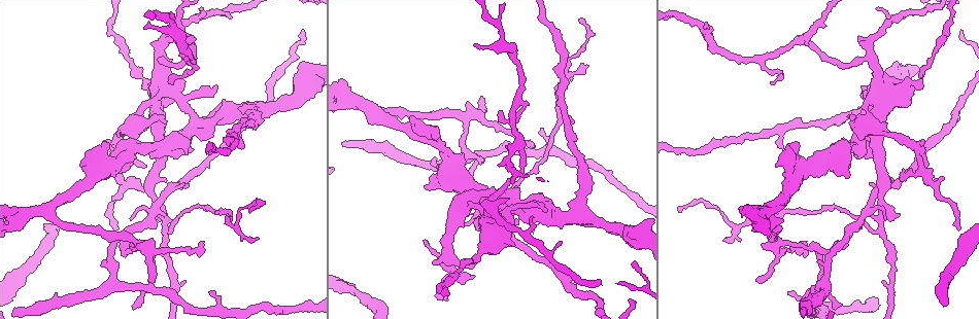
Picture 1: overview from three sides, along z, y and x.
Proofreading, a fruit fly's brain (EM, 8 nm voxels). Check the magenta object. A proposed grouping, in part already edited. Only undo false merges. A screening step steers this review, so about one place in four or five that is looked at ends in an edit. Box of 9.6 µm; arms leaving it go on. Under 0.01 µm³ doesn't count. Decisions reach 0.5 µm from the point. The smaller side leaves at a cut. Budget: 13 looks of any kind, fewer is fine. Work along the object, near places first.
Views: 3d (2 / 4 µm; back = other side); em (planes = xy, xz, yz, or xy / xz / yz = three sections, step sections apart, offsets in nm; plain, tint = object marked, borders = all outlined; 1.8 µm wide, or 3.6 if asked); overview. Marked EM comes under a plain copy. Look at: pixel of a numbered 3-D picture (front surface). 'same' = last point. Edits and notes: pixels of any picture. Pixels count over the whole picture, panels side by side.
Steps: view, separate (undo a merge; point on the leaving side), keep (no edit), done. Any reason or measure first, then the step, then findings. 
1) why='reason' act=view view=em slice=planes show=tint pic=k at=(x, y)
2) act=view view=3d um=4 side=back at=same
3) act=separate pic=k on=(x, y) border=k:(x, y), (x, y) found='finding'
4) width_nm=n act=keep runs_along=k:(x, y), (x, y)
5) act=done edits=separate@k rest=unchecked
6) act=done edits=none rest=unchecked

why='thick turns thin' act=view view=em slice=yz step=16 show=tint pic=1 at=(944, 275)

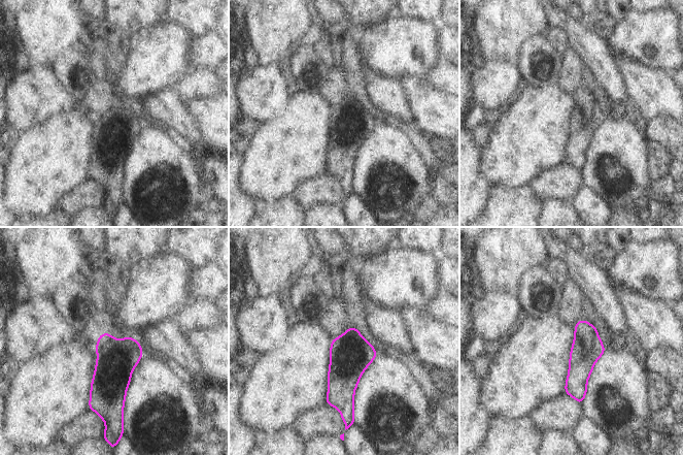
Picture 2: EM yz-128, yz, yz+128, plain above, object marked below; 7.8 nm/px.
why='cut it another way' act=view view=em slice=planes show=borders at=same

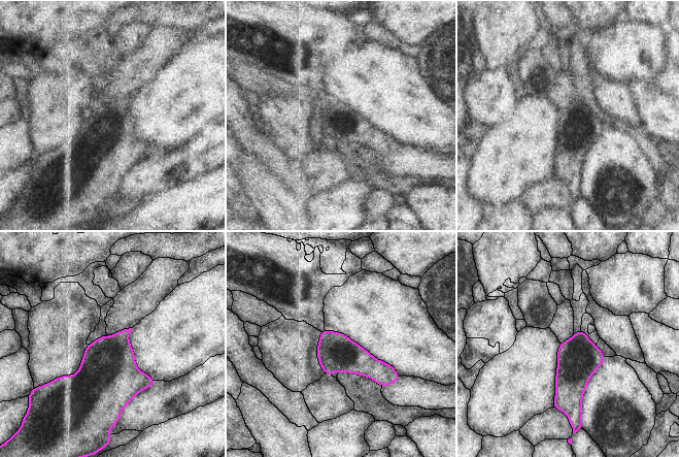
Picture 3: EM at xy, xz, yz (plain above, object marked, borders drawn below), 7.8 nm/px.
act=keep found='one neuron here'

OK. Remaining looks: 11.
why='looks like a crossing' act=view view=em um=3.6 slice=planes show=borders pic=1 at=(802, 171)

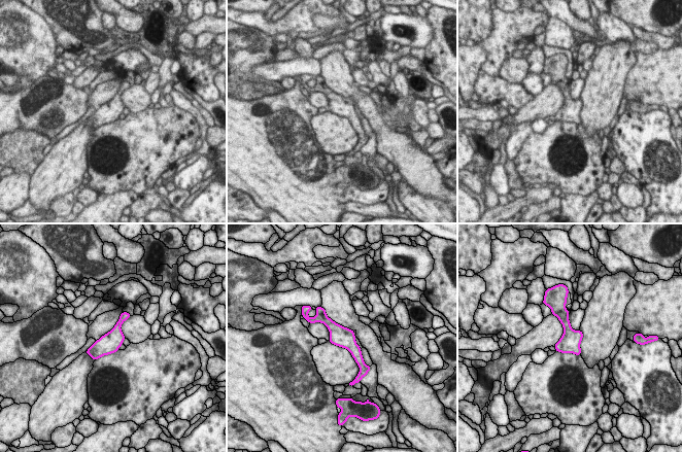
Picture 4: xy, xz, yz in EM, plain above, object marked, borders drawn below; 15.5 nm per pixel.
width_nm=320 act=keep found='all the same neuron'

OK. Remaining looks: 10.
act=view view=3d um=4 pic=1 at=(473, 160)

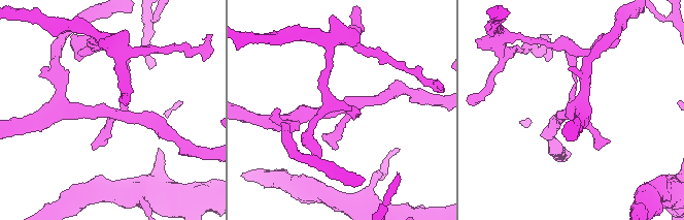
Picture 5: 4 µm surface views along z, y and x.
why='need the tissue' act=view view=em slice=planes show=tint pic=5 at=(108, 111)

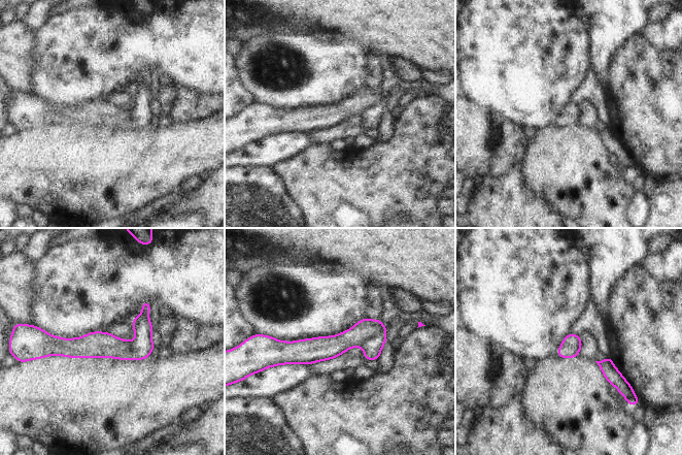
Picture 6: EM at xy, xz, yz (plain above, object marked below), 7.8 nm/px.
width_nm=160 act=separate pic=6 on=(365, 329) part_leaving=6:(383, 329), (328, 348), (278, 349) found='two neurons meet here'

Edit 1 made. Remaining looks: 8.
act=done edits=separate@6 rest=unchecked

